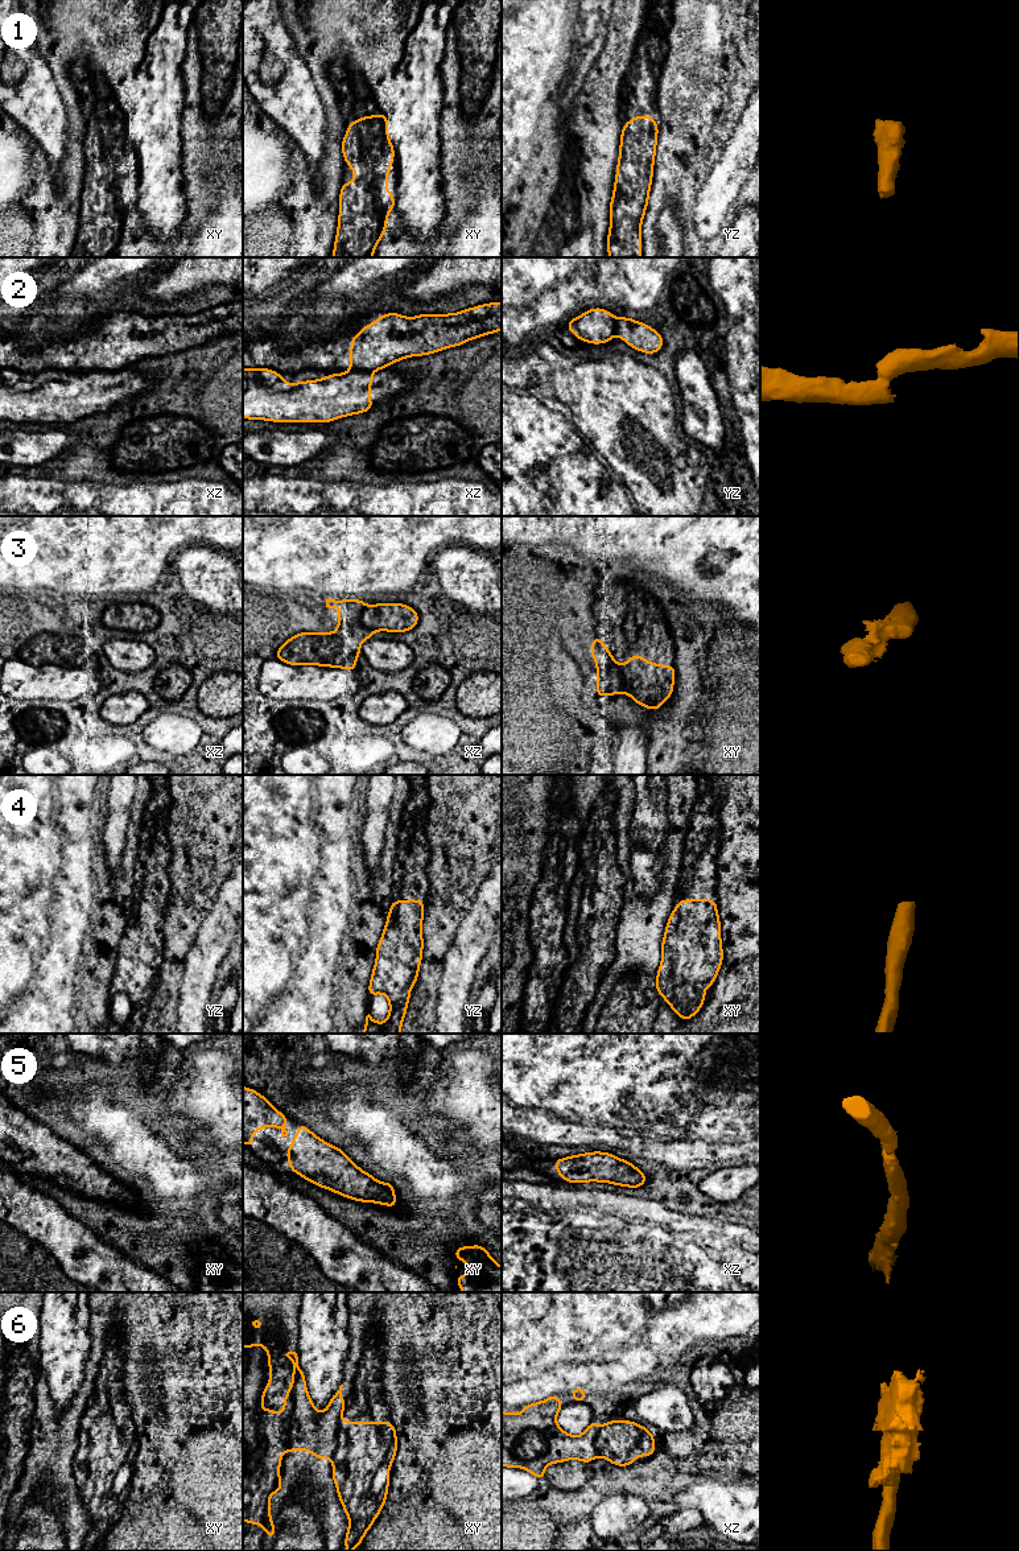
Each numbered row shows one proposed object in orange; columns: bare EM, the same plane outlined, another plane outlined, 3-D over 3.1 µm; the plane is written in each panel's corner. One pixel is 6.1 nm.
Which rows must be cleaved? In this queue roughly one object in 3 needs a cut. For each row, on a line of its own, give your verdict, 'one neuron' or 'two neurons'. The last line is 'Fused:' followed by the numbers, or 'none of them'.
1: one neuron
2: two neurons
3: two neurons
4: one neuron
5: one neuron
6: two neurons
Fused: 2, 3, 6

